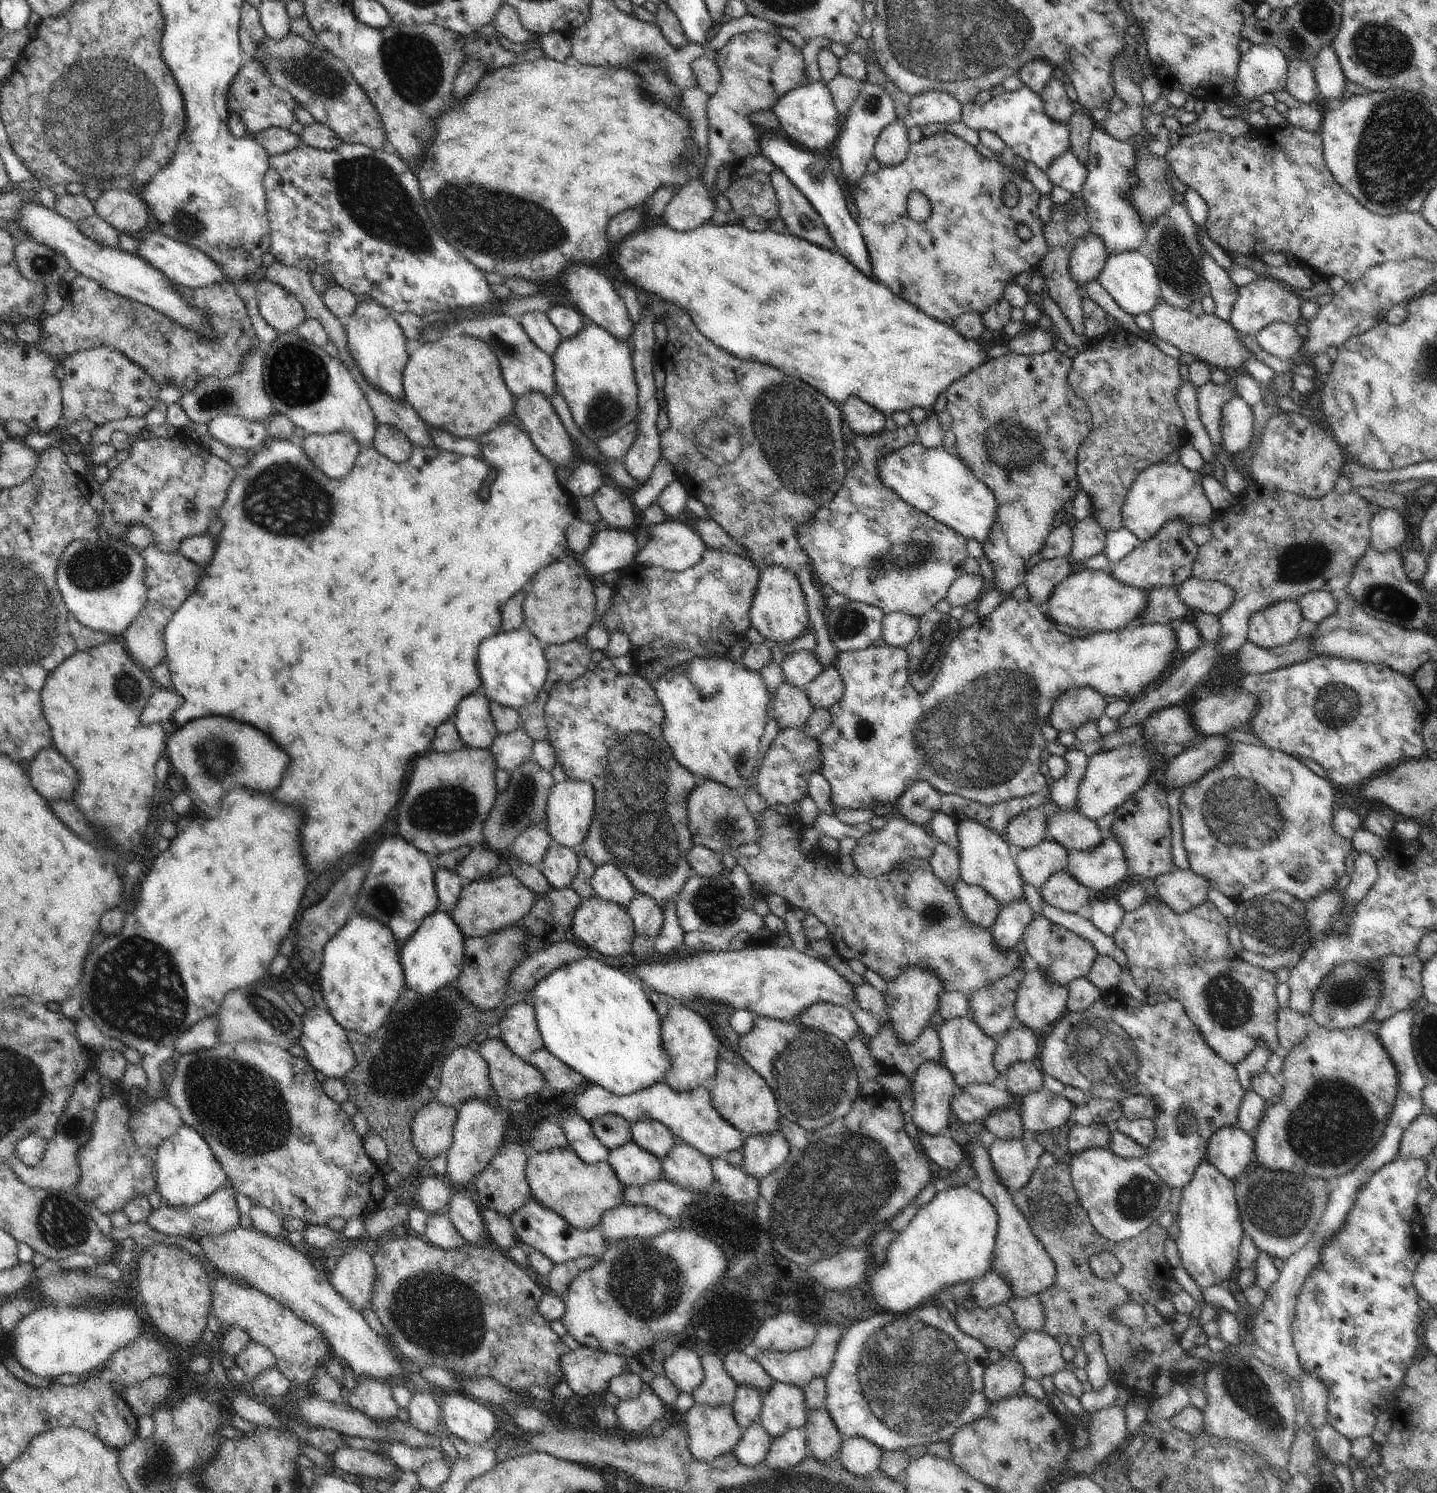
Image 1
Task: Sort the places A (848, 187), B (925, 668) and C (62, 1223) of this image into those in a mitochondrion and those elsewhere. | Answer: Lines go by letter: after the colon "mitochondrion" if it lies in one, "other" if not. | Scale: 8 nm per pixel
A: other
B: mitochondrion
C: mitochondrion

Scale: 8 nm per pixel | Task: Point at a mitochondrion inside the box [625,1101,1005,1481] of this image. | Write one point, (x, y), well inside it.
(914, 1381)

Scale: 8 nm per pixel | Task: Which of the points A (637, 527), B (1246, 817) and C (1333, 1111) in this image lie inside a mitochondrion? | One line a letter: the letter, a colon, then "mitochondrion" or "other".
A: other
B: mitochondrion
C: mitochondrion

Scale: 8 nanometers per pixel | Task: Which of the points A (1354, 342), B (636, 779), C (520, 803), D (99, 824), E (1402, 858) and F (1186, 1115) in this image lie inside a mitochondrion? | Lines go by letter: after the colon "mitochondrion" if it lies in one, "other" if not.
A: other
B: mitochondrion
C: mitochondrion
D: mitochondrion
E: other
F: mitochondrion

